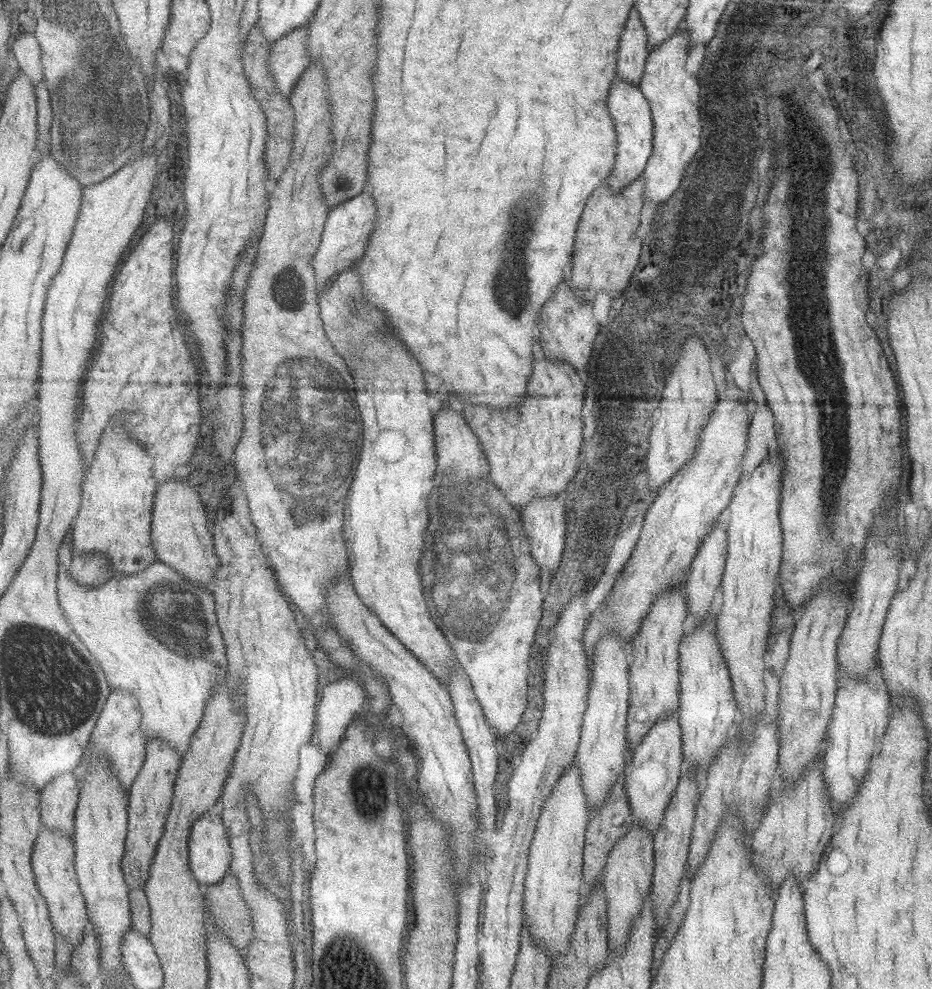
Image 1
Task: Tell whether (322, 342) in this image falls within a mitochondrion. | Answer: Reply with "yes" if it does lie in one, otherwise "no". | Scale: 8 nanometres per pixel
no

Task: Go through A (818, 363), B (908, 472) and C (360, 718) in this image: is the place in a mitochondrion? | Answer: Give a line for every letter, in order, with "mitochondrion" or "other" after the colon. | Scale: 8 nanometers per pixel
A: mitochondrion
B: other
C: other

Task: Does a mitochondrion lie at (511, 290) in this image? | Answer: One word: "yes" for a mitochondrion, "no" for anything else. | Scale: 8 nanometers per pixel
yes

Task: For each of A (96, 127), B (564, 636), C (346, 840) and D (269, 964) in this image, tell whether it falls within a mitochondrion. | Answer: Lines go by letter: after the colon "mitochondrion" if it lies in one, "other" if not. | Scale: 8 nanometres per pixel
A: mitochondrion
B: other
C: other
D: other

